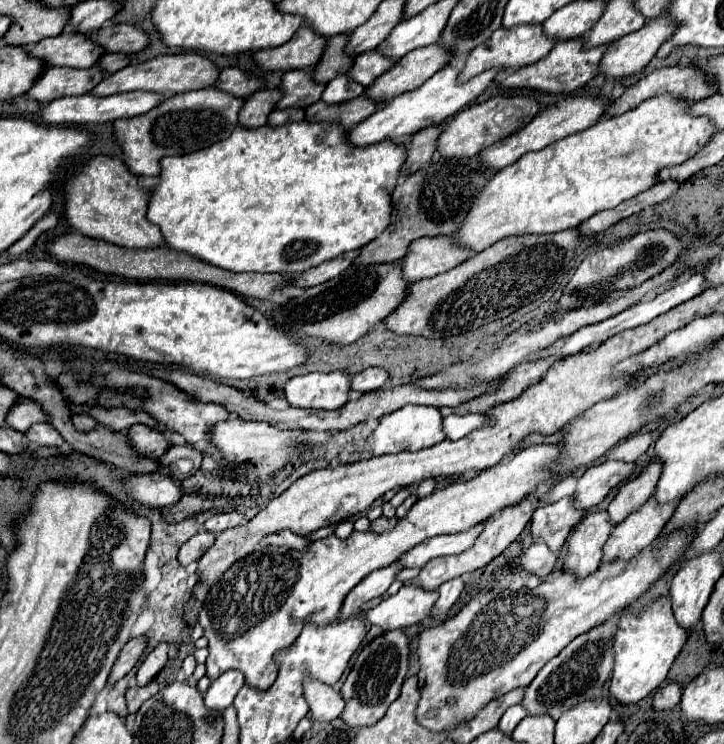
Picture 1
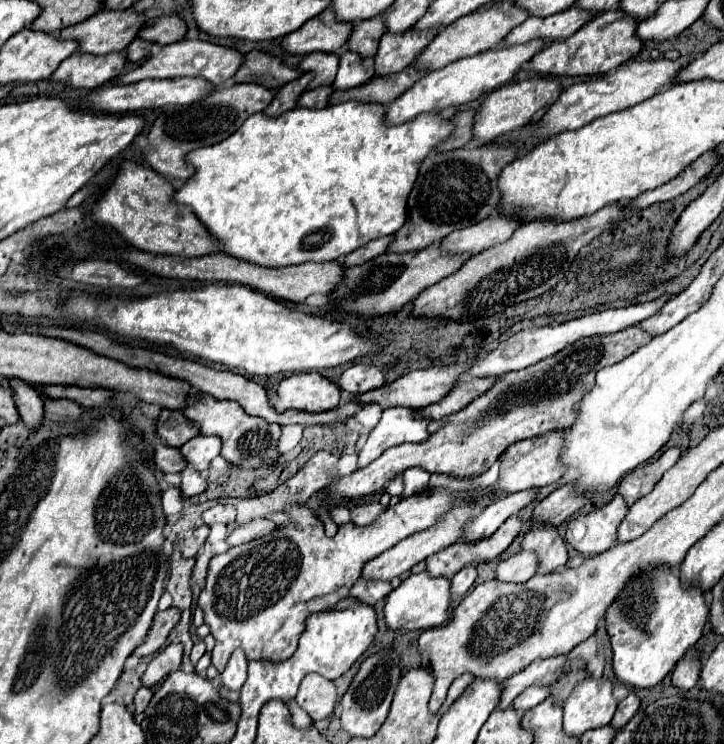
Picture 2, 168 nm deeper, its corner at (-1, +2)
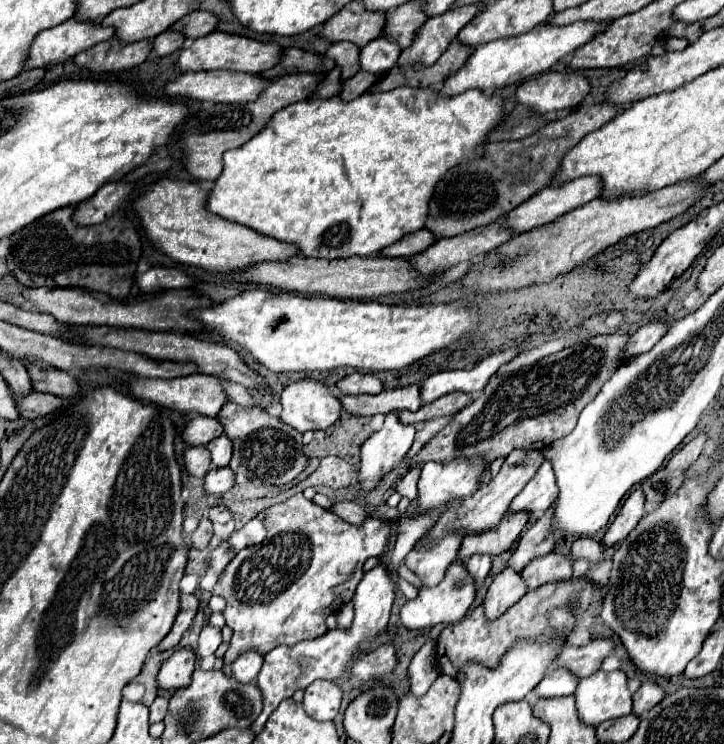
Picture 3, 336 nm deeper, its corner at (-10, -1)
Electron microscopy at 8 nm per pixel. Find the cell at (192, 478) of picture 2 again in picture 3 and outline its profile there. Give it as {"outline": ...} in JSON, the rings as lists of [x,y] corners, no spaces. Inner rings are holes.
{"outline":[[[211,468],[203,478],[207,494],[225,494],[233,486],[233,472],[229,468]]]}

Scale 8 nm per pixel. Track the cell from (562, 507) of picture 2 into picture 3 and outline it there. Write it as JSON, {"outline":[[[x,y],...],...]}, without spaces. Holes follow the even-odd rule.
{"outline":[[[553,506],[525,532],[507,566],[513,566],[519,572],[529,560],[549,554],[553,550],[557,534],[551,534],[551,514],[555,514]]]}

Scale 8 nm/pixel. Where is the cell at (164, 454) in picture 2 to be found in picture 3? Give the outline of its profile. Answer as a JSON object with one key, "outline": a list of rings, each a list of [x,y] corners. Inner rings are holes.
{"outline":[[[203,446],[187,448],[185,454],[183,454],[183,462],[185,462],[185,470],[191,476],[203,478],[207,474],[209,466],[211,466],[211,456],[209,456],[209,452]]]}

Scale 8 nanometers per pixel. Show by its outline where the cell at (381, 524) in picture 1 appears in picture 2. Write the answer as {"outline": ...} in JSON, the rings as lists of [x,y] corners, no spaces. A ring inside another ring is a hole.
{"outline":[[[368,503],[368,505],[356,505],[350,509],[350,517],[354,525],[368,525],[372,523],[380,513],[384,511],[384,507],[380,503]]]}

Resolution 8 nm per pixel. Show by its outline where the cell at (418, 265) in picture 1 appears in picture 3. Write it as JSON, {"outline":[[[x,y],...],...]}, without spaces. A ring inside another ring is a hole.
{"outline":[[[583,176],[583,178],[577,178],[577,180],[571,180],[559,188],[543,188],[539,190],[535,196],[531,196],[527,202],[519,204],[515,210],[511,210],[505,218],[503,218],[503,226],[515,234],[521,234],[521,232],[527,232],[527,230],[533,230],[537,226],[543,226],[547,222],[553,222],[557,220],[559,216],[571,212],[573,208],[579,208],[587,202],[591,202],[593,198],[597,198],[601,194],[601,180],[599,178],[589,178],[589,176]]]}

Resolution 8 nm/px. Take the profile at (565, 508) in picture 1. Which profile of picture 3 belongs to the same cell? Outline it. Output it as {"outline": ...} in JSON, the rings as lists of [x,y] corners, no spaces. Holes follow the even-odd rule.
{"outline":[[[551,552],[545,554],[543,558],[533,558],[525,568],[523,568],[523,578],[527,578],[529,590],[535,590],[541,584],[547,582],[557,582],[557,580],[569,580],[571,578],[571,558]]]}

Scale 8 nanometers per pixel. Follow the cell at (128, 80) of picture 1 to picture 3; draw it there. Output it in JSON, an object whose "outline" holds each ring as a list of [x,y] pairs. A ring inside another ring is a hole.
{"outline":[[[211,32],[203,38],[197,38],[189,48],[181,50],[177,58],[177,70],[179,72],[199,72],[199,70],[231,70],[231,72],[249,72],[259,74],[267,70],[269,66],[275,66],[279,62],[281,48],[275,44],[263,44],[255,42],[251,38],[223,34],[223,32]]]}

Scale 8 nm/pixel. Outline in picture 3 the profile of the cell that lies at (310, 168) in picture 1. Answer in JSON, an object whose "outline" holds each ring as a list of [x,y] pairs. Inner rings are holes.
{"outline":[[[395,88],[391,92],[377,92],[377,94],[363,94],[351,102],[343,102],[339,96],[327,98],[327,100],[303,100],[303,102],[295,102],[283,110],[279,110],[277,114],[271,116],[271,120],[265,124],[265,128],[255,134],[249,142],[245,142],[239,148],[227,150],[223,154],[223,172],[221,176],[215,180],[215,186],[209,194],[207,200],[207,210],[229,220],[235,224],[243,224],[263,236],[275,238],[279,242],[287,242],[287,244],[295,244],[297,252],[301,256],[311,256],[311,258],[327,258],[327,260],[335,260],[335,258],[351,258],[351,256],[371,256],[377,254],[379,250],[383,250],[385,246],[391,246],[393,242],[401,240],[405,234],[417,232],[423,228],[425,224],[425,216],[427,216],[427,204],[429,198],[433,194],[435,184],[439,182],[439,178],[455,164],[471,160],[477,152],[475,148],[479,144],[483,144],[485,136],[501,122],[503,118],[503,108],[501,108],[501,100],[497,96],[485,96],[479,90],[467,90],[459,96],[453,98],[439,98],[435,96],[435,92],[431,90],[417,90],[417,88]]]}

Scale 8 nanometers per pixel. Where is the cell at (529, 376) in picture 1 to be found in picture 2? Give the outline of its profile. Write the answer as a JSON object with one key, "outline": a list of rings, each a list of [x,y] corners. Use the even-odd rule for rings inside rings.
{"outline":[[[470,379],[470,381],[456,381],[454,387],[434,405],[422,407],[414,411],[414,419],[442,419],[454,411],[460,411],[466,407],[474,397],[478,397],[482,391],[490,389],[494,379]]]}

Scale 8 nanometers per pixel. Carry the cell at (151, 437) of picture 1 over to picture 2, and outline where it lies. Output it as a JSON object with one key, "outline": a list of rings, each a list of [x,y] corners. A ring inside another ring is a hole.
{"outline":[[[164,409],[160,413],[156,427],[158,435],[170,447],[182,447],[186,441],[190,441],[200,433],[200,427],[190,419],[186,419],[182,411],[170,411],[170,409]]]}

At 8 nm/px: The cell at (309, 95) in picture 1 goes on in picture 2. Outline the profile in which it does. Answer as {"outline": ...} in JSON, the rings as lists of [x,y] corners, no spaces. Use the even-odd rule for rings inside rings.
{"outline":[[[318,51],[318,53],[306,55],[306,59],[300,63],[300,69],[314,73],[314,79],[308,85],[308,89],[332,85],[336,71],[338,71],[338,61],[340,61],[340,55],[336,55],[336,53],[320,53]]]}

